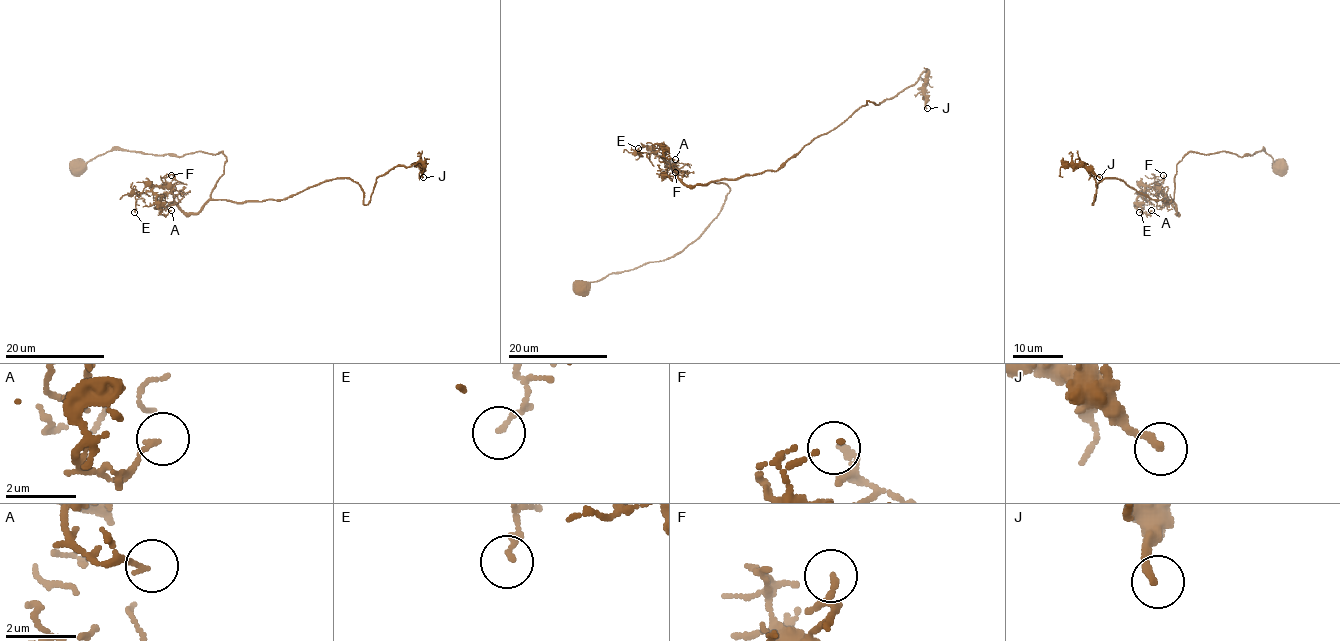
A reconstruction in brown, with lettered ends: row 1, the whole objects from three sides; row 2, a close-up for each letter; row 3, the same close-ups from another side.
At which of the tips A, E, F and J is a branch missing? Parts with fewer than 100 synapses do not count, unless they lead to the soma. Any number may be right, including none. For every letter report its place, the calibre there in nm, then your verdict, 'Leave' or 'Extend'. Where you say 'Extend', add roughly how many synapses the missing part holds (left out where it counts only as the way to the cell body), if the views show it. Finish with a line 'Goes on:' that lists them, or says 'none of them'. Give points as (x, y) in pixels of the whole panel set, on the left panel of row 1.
A: Place: (171, 210). Thickness 120 nm. Leave
E: Place: (134, 212). Thickness 140 nm. Leave
F: Place: (171, 175). Thickness 120 nm. Leave
J: Place: (423, 177). Thickness 200 nm. Leave
Goes on: none of them

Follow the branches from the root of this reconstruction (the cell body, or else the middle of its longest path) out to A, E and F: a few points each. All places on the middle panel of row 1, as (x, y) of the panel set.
A: (580, 289), (675, 256), (717, 215), (729, 186), (686, 186), (659, 168), (664, 150), (675, 159)
E: (580, 289), (681, 253), (717, 215), (730, 190), (712, 182), (687, 186), (655, 153), (639, 154), (638, 148)
F: (580, 289), (675, 256), (717, 215), (729, 186), (687, 186), (675, 172)

